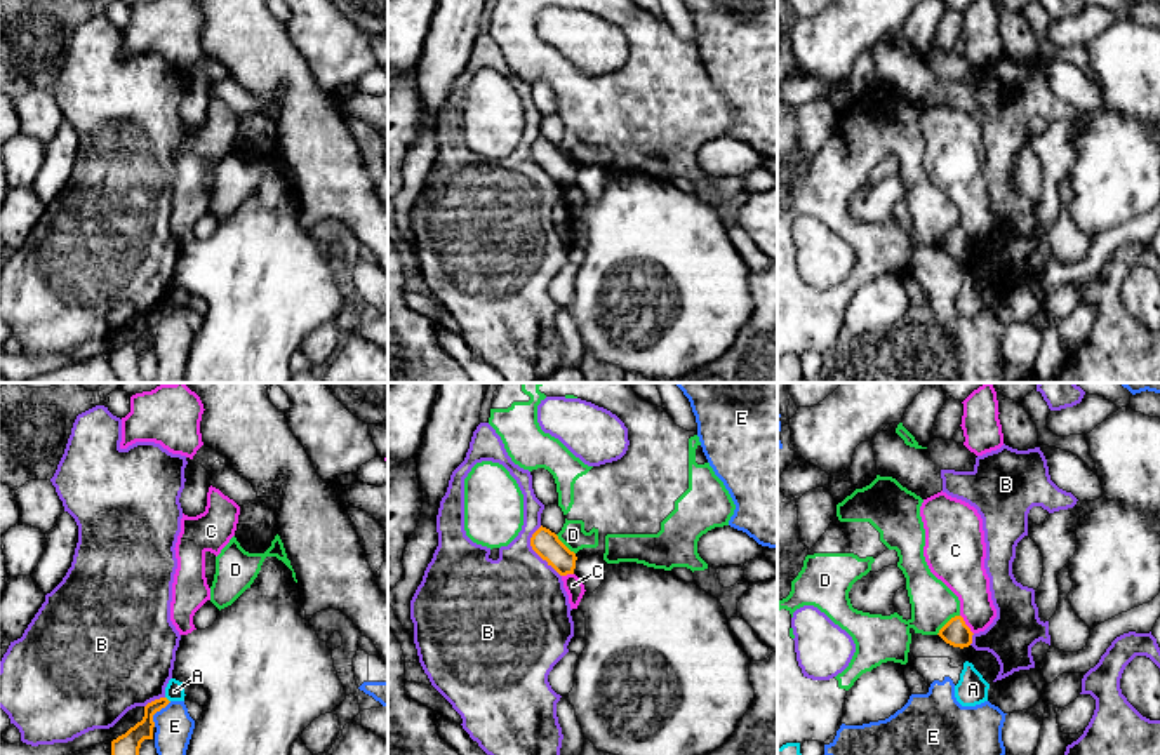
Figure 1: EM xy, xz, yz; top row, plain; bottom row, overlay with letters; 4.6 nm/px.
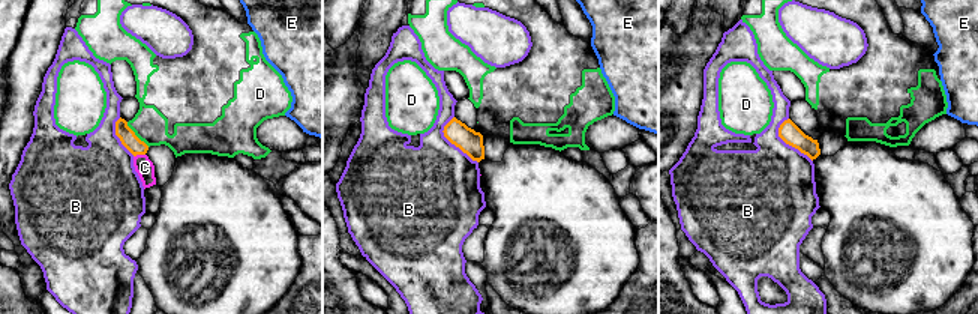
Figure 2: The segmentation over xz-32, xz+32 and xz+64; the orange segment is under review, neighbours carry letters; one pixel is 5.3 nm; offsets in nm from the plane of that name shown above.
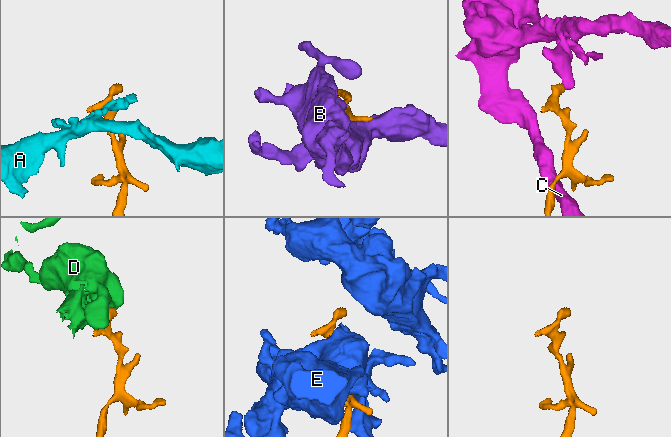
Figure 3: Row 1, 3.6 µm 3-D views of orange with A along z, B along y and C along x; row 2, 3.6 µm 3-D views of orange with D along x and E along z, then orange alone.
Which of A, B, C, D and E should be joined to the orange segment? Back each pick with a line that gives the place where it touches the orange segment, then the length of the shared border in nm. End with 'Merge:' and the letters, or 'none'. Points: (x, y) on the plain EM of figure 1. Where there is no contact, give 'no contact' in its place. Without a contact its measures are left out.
Merge: none

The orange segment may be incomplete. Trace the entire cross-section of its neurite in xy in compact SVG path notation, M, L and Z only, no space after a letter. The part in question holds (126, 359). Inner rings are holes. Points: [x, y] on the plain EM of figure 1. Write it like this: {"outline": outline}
{"outline": "M167 308L155 310L144 317L144 327L125 344L111 351L111 367L122 383L144 383L139 371L139 358L144 350L153 350L153 325L165 318Z"}

